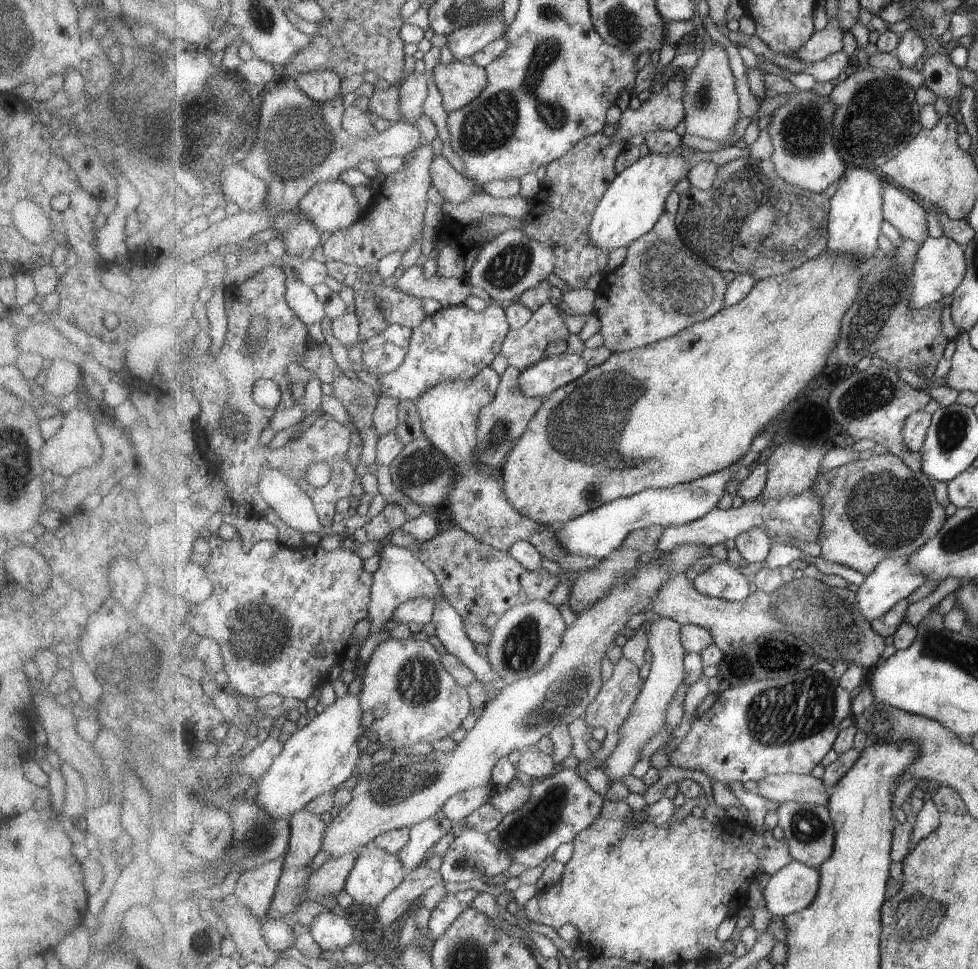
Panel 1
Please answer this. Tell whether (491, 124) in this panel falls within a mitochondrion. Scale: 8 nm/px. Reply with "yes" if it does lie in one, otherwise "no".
yes

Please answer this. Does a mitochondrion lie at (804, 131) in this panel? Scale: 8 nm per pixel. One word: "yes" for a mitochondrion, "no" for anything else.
yes

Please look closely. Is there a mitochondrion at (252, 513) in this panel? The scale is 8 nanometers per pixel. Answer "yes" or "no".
no

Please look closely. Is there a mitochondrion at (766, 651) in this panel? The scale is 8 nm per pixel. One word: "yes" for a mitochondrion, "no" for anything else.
no

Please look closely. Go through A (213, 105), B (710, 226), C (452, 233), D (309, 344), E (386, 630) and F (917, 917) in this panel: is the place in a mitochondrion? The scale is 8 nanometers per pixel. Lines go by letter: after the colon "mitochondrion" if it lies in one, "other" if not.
A: mitochondrion
B: mitochondrion
C: other
D: other
E: other
F: mitochondrion

